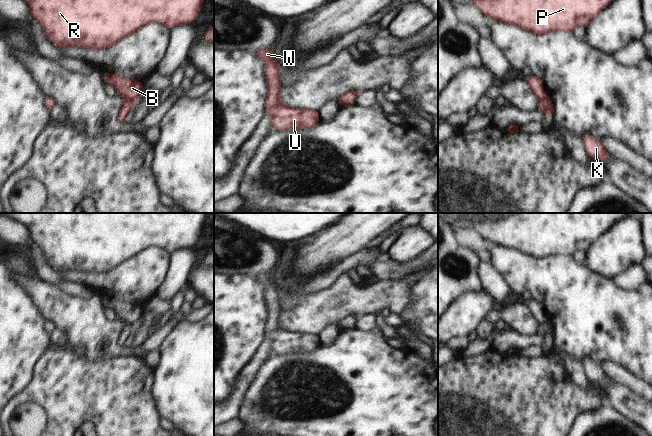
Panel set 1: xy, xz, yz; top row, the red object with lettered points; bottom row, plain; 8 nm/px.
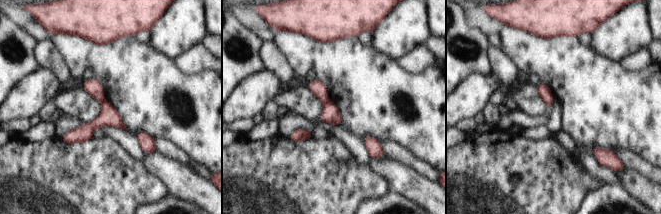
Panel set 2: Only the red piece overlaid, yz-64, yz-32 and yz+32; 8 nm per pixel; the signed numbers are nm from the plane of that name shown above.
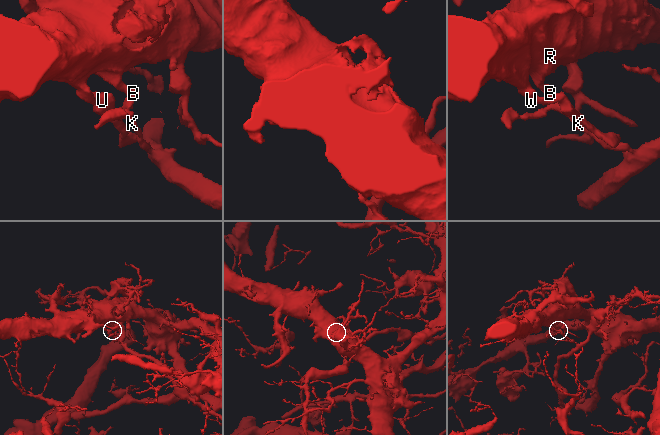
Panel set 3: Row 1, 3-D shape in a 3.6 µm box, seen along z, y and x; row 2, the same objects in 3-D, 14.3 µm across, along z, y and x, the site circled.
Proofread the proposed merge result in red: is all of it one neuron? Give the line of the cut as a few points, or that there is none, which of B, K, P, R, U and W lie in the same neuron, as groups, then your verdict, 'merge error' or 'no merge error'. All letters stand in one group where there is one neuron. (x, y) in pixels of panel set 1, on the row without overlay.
cut in yz along (546, 320), (540, 325); B P R U W / K; merge error

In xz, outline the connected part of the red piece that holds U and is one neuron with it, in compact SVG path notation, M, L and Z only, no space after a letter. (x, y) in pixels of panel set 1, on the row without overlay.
M263 273L255 276L266 286L266 301L269 308L267 319L266 339L272 341L272 350L279 355L294 353L311 353L319 346L319 336L304 332L291 332L280 325L281 302L279 290L271 273Z

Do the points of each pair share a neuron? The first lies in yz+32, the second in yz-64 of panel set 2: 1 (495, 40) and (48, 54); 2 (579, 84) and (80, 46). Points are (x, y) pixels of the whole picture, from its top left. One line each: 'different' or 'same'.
1: different
2: same

